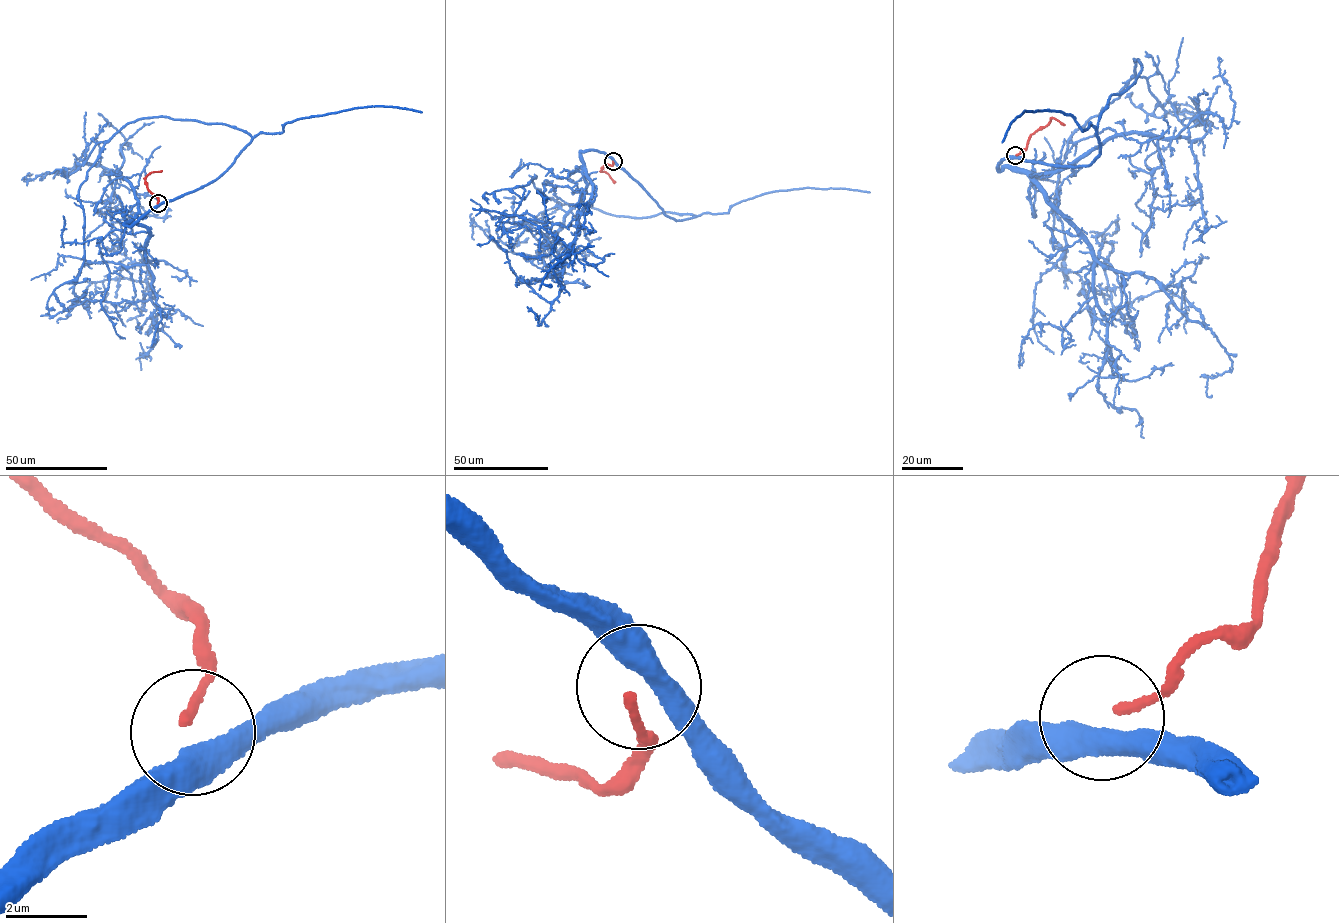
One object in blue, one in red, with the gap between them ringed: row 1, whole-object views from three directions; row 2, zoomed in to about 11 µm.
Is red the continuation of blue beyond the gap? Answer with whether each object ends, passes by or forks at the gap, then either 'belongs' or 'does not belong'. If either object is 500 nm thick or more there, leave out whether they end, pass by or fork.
does not belong

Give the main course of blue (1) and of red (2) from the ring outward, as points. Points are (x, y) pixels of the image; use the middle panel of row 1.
1: (613, 160), (664, 214), (696, 216), (563, 205), (535, 187), (535, 176), (485, 192), (488, 203)
2: (613, 161), (611, 165), (604, 164), (601, 170), (614, 183)

